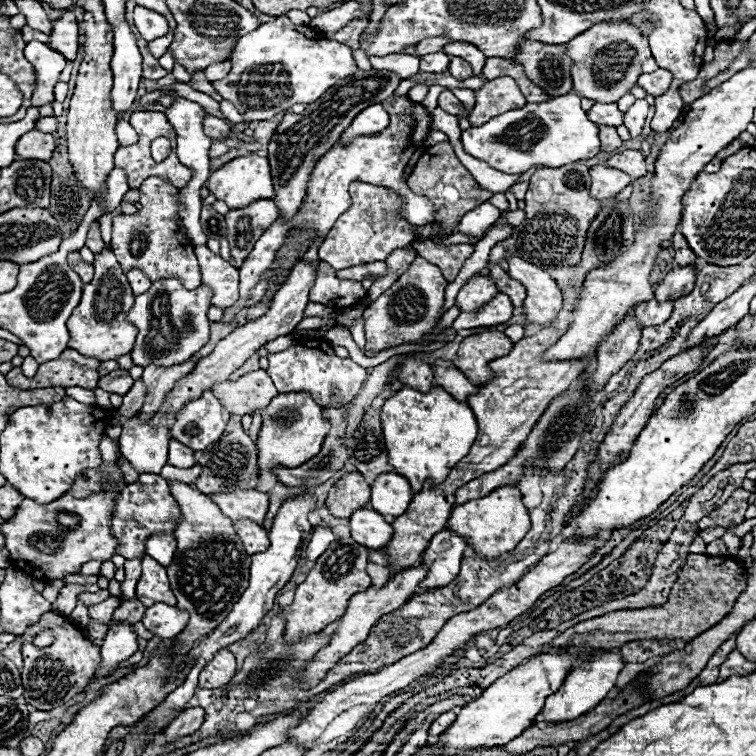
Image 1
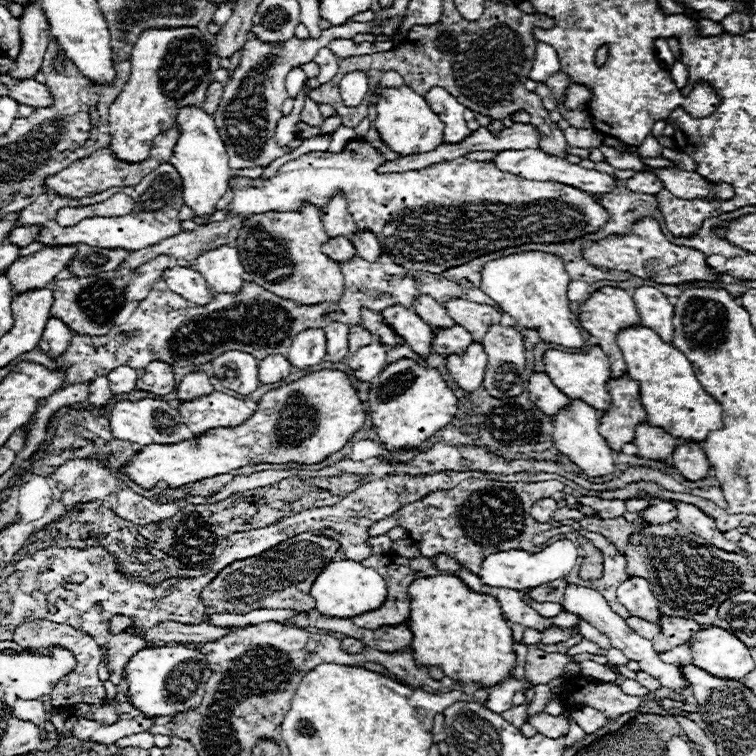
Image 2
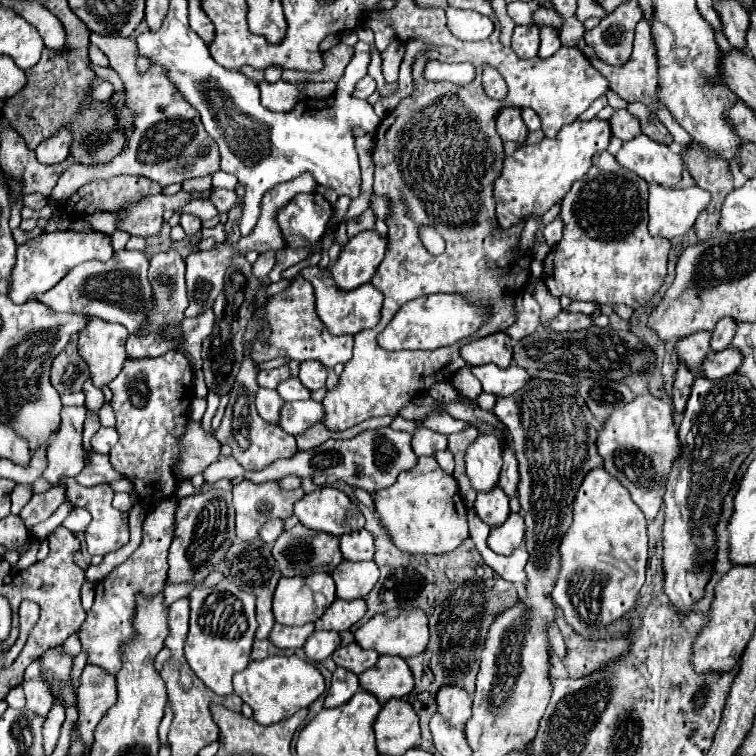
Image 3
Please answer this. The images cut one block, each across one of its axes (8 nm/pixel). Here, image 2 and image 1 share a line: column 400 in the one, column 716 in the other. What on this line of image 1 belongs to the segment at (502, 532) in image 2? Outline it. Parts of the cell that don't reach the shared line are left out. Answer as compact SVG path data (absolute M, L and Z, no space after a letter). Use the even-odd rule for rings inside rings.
M738 488L734 490L734 494L716 510L712 510L706 518L702 518L698 522L698 530L706 530L710 526L722 526L728 528L732 524L740 524L744 520L744 512L748 508L748 496L750 492Z

